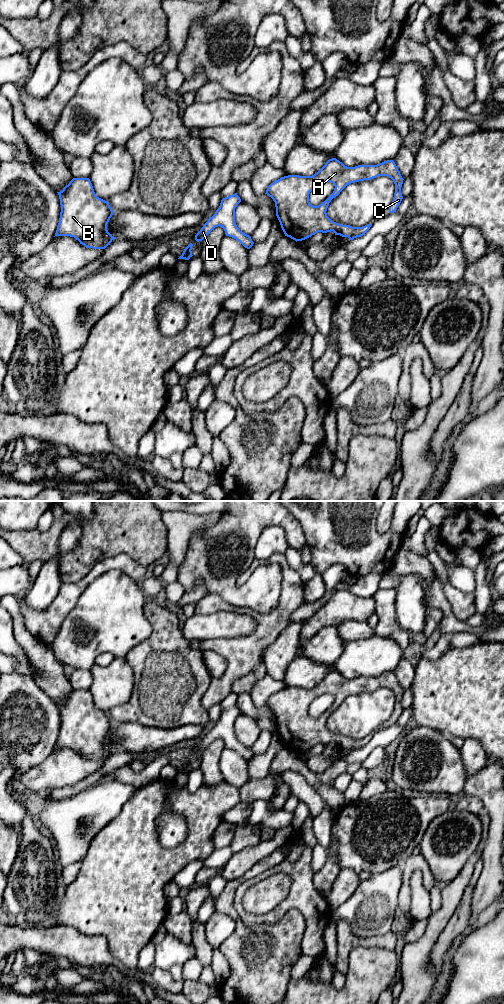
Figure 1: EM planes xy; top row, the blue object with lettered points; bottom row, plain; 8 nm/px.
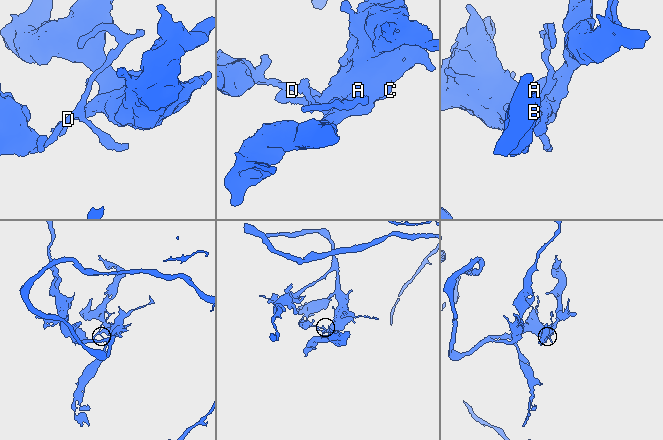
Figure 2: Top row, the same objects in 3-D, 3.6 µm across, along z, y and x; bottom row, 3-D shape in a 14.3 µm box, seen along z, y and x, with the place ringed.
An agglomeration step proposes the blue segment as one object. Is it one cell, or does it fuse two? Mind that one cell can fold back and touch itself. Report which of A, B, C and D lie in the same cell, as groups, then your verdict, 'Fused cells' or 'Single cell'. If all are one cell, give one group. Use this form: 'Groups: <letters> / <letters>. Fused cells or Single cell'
Groups: A C / B D. Fused cells

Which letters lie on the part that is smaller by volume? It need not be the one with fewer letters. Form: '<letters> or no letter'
B, D

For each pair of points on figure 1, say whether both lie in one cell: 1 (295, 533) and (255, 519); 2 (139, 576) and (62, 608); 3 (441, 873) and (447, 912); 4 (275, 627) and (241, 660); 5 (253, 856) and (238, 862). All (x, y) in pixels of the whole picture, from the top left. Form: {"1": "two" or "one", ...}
{"1": "one", "2": "one", "3": "two", "4": "one", "5": "one"}

